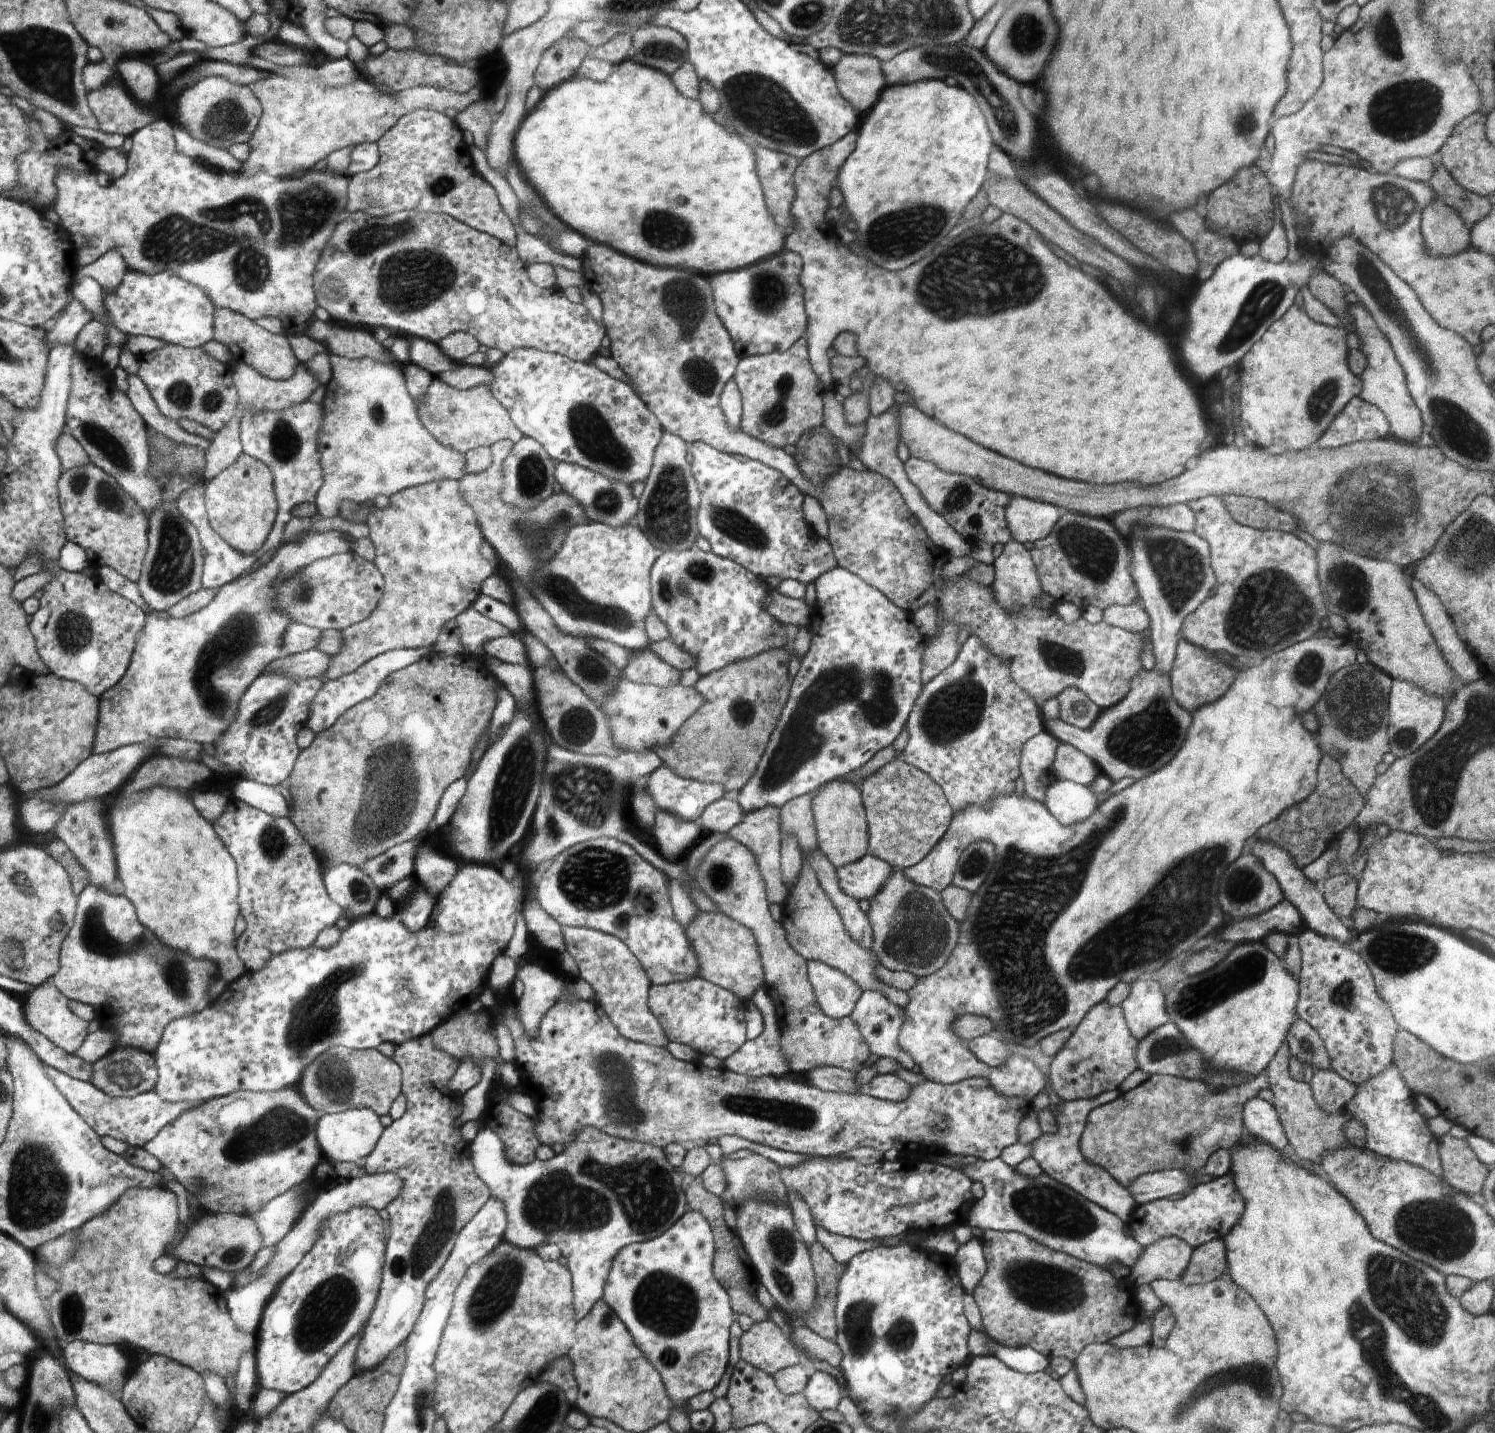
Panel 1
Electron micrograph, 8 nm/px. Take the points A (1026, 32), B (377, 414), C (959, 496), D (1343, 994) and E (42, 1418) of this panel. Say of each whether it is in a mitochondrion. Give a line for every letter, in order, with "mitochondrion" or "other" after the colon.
A: mitochondrion
B: mitochondrion
C: mitochondrion
D: mitochondrion
E: mitochondrion

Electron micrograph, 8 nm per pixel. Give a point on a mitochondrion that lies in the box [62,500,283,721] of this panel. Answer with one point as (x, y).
(173, 567)

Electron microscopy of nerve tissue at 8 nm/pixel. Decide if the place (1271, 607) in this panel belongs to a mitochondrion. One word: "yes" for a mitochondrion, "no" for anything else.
yes

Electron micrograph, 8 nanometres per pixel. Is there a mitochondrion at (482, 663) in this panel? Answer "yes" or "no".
no

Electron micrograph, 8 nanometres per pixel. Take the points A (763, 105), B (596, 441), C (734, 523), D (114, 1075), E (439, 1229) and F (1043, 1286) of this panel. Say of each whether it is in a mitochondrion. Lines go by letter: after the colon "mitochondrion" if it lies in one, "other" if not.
A: mitochondrion
B: mitochondrion
C: mitochondrion
D: mitochondrion
E: mitochondrion
F: mitochondrion

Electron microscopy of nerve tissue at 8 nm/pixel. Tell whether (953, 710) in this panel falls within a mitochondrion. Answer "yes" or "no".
yes

